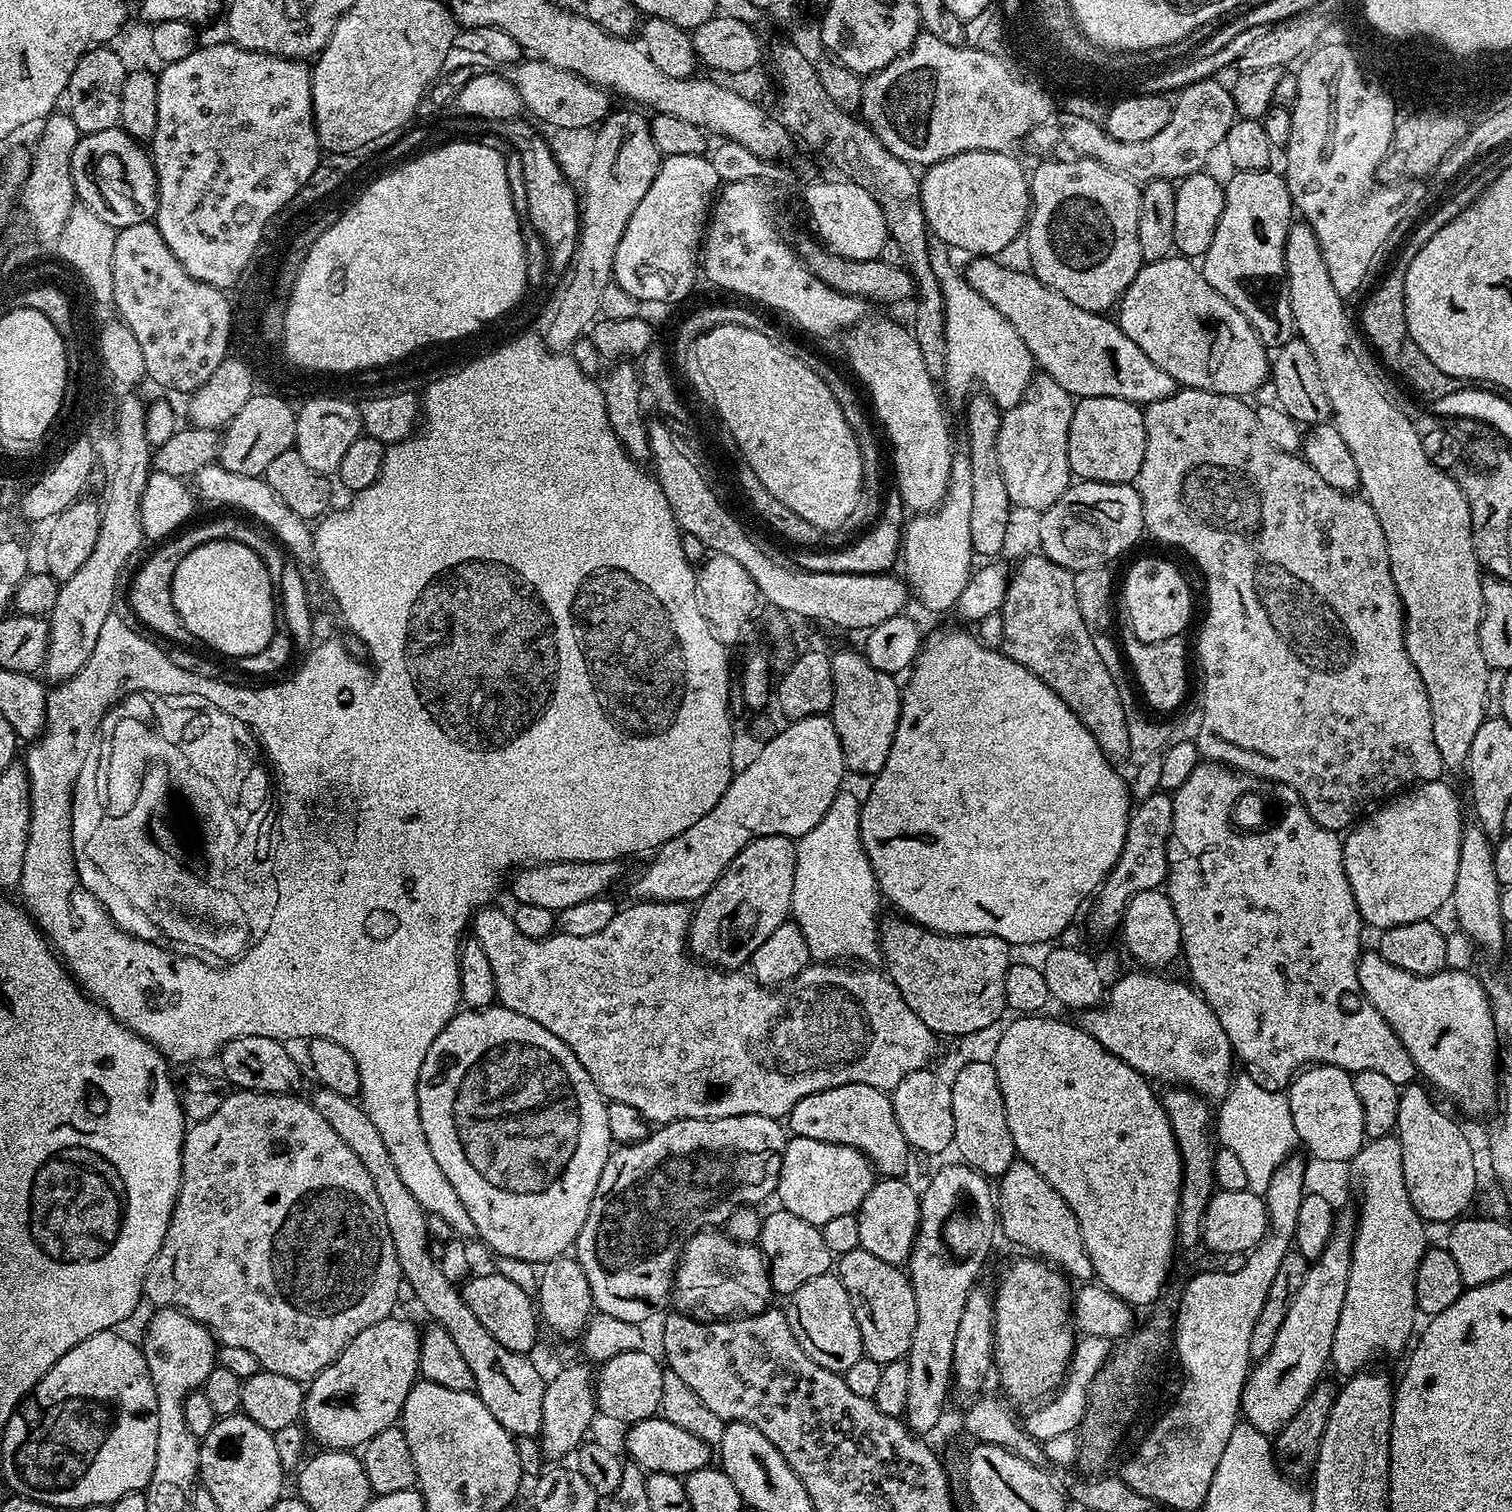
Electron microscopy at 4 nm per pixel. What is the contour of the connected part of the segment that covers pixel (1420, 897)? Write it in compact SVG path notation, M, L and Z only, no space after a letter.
M1443 779L1429 780L1427 784L1401 791L1368 814L1373 816L1365 815L1347 833L1349 836L1343 837L1344 869L1358 902L1360 916L1369 929L1383 930L1396 924L1435 917L1435 912L1451 901L1454 882L1458 878L1458 854L1466 819L1460 813L1460 800L1455 790L1444 783Z

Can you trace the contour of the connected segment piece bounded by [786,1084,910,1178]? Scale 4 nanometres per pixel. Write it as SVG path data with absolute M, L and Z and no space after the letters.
M847 1084L810 1094L788 1112L786 1128L792 1136L858 1149L884 1178L903 1177L908 1168L908 1140L895 1117L891 1095L883 1088L869 1084Z

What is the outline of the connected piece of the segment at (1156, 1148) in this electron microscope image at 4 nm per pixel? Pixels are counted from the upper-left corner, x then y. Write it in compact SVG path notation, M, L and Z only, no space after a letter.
M1024 1014L1005 1030L1000 1036L1000 1041L996 1044L996 1056L994 1055L994 1063L996 1073L998 1074L998 1086L1004 1095L1004 1105L1006 1106L1006 1122L1010 1126L1010 1134L1014 1138L1014 1146L1019 1159L1025 1160L1030 1166L1034 1166L1034 1170L1038 1170L1038 1174L1042 1174L1042 1178L1046 1178L1046 1182L1050 1182L1050 1186L1054 1186L1054 1190L1058 1190L1058 1194L1062 1194L1062 1198L1066 1202L1066 1206L1070 1206L1070 1210L1074 1214L1074 1218L1078 1218L1078 1230L1082 1230L1082 1246L1086 1246L1086 1254L1092 1263L1093 1277L1098 1281L1103 1288L1110 1290L1113 1296L1122 1298L1125 1302L1133 1306L1139 1304L1152 1304L1160 1296L1160 1291L1164 1288L1164 1283L1168 1280L1168 1271L1172 1268L1172 1251L1178 1248L1178 1221L1180 1218L1180 1187L1184 1181L1184 1161L1180 1158L1178 1150L1178 1142L1174 1138L1174 1130L1170 1126L1170 1118L1166 1114L1161 1097L1156 1096L1156 1092L1151 1083L1138 1070L1134 1070L1126 1062L1122 1062L1110 1050L1106 1050L1102 1045L1094 1039L1090 1034L1086 1034L1083 1027L1072 1024L1067 1024L1064 1020L1043 1020L1045 1017L1040 1014Z

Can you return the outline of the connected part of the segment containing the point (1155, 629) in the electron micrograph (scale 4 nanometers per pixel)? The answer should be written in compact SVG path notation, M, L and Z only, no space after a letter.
M1144 556L1134 561L1124 576L1124 612L1132 627L1131 635L1144 644L1184 636L1192 620L1192 592L1179 566L1160 556Z

